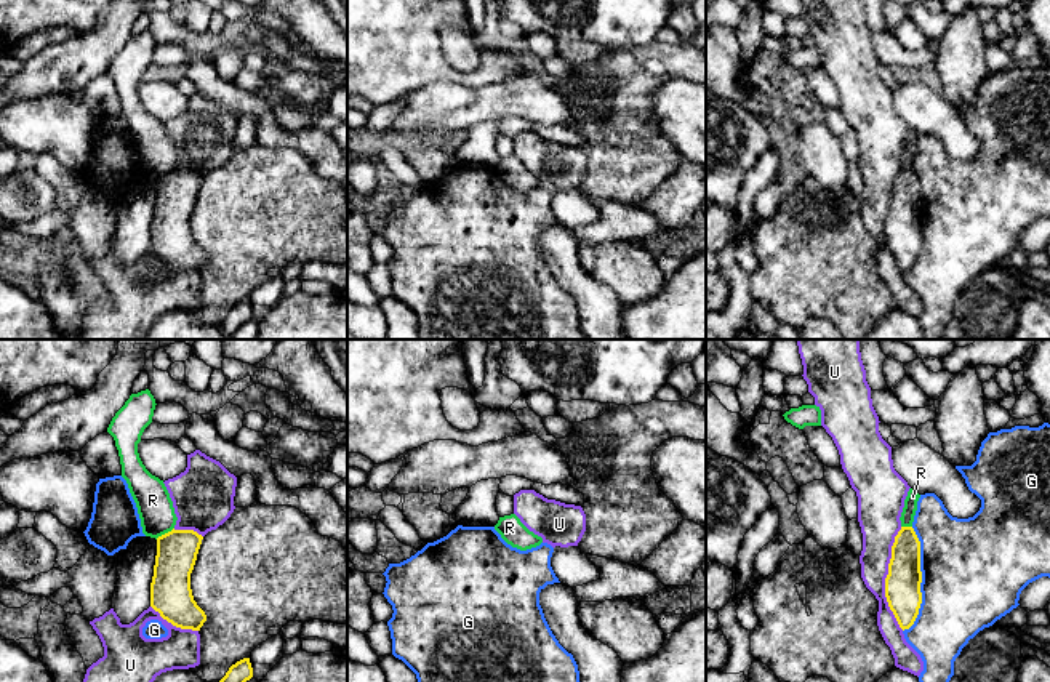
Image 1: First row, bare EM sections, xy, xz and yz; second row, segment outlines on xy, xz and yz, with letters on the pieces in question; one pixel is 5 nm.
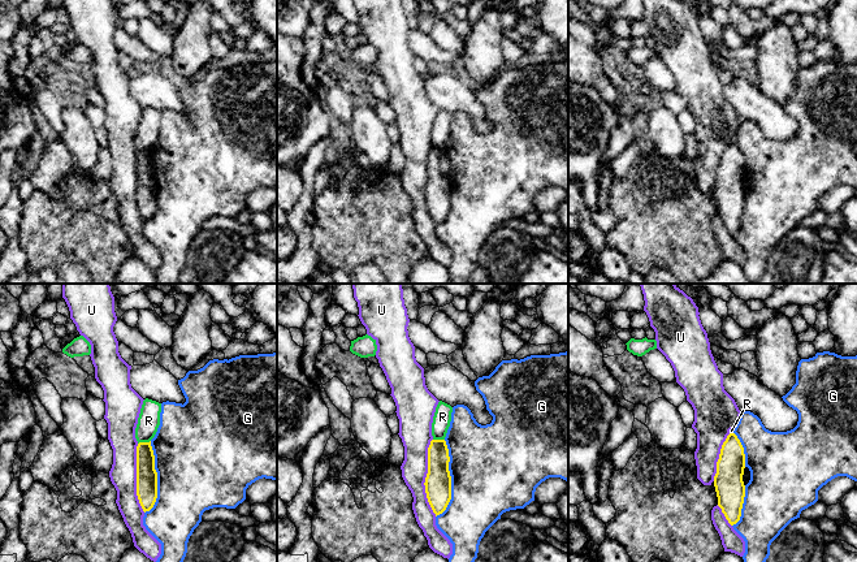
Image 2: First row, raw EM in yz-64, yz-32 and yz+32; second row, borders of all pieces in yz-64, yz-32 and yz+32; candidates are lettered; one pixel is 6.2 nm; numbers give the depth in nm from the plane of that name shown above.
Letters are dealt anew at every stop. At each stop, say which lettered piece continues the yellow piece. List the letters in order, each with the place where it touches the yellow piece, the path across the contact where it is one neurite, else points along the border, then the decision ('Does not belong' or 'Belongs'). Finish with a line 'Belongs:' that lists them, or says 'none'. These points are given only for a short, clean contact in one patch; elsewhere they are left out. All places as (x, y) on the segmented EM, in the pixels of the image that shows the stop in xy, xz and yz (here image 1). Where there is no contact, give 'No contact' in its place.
G: Touches yellow at yz (921, 580). Does not belong
R: Touches yellow at xy (165, 533). Boundary: xy (173, 527), (156, 538). Does not belong
U: Touches yellow at yz (885, 578). Does not belong
Belongs: none

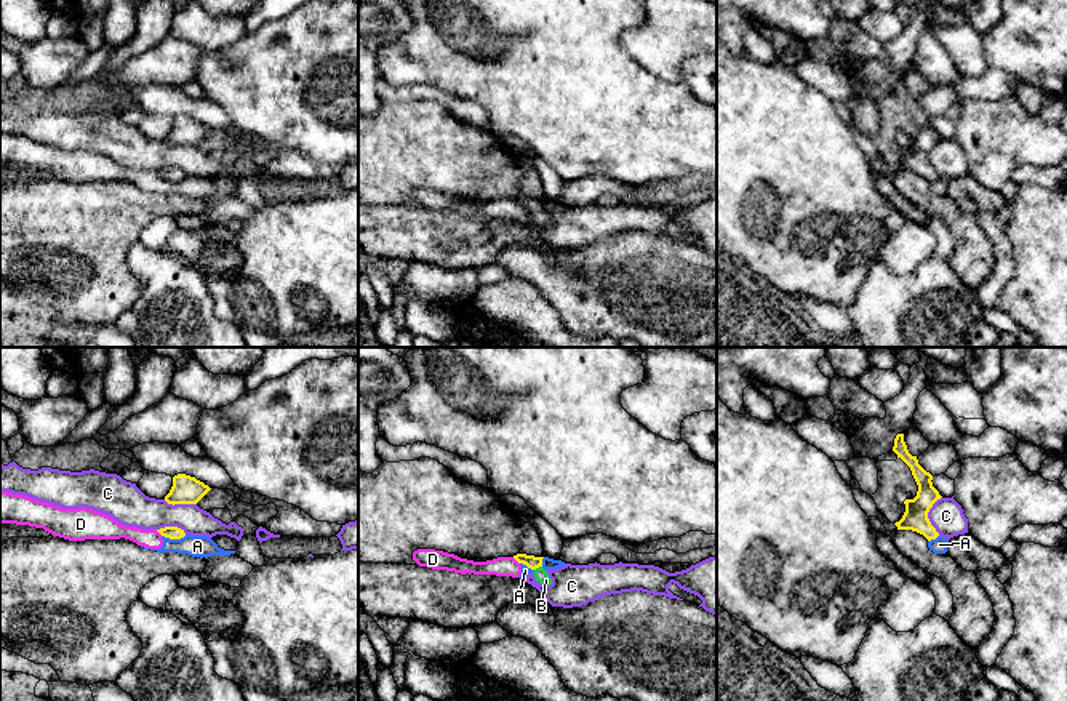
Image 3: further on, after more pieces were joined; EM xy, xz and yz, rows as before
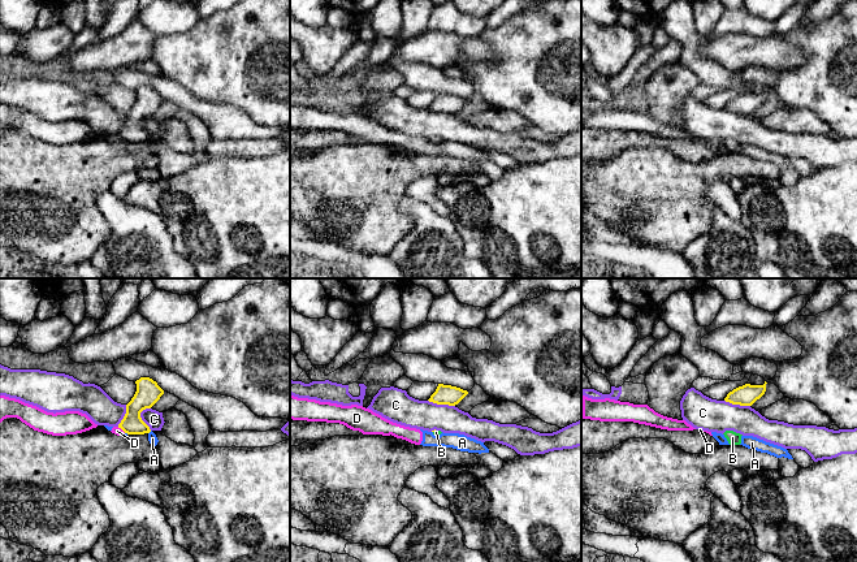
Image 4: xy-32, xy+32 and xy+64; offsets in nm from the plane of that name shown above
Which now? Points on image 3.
A: Touches yellow at xy (173, 538). Boundary: xy (186, 535), (179, 538), (162, 536). Does not belong
B: Touches yellow at xz (538, 567). Path across: xz (531, 562), (538, 567), (541, 575). Belongs
C: Touches yellow at yz (927, 516). Boundary: yz (941, 496), (928, 512), (928, 520), (938, 535). Does not belong
D: Touches yellow at xz (515, 559). Boundary: xz (512, 557), (519, 564). Does not belong
Belongs: B

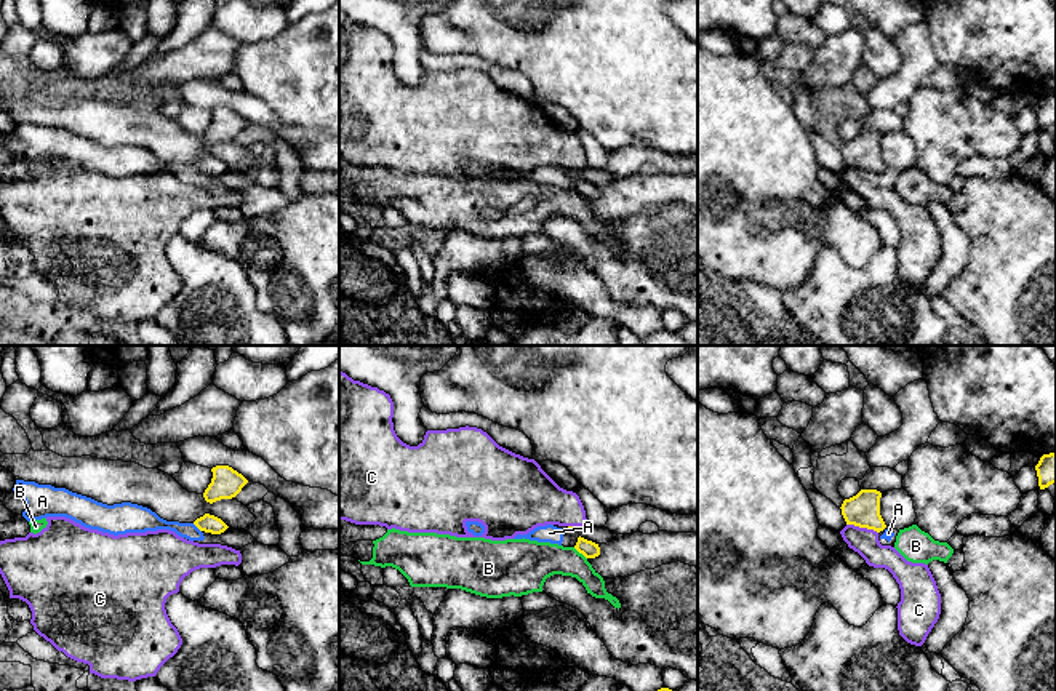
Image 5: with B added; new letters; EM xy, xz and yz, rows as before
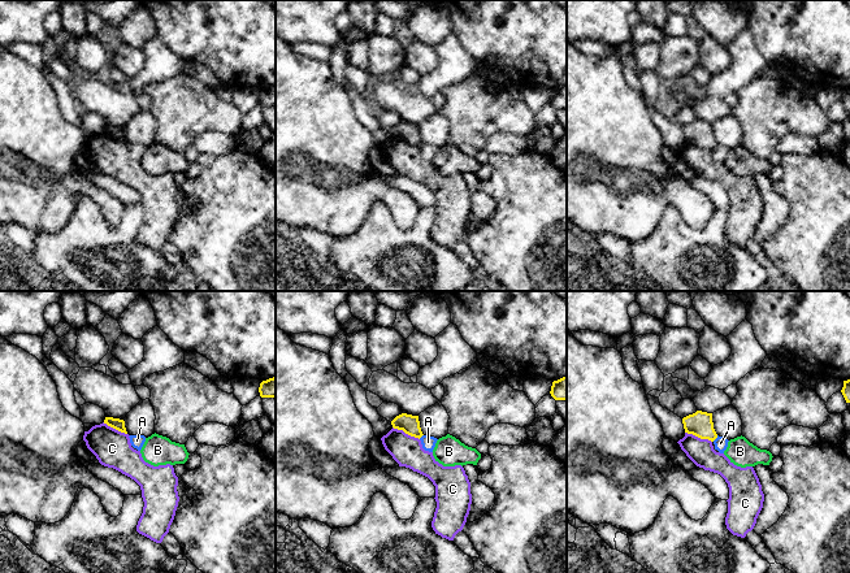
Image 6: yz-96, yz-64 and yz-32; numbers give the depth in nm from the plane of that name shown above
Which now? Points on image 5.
A: Touches yellow at xy (197, 527). Boundary: xy (192, 523), (200, 531). Does not belong
B: Touches yellow at xz (580, 552). Boundary: xz (573, 547), (586, 559). Does not belong
C: Touches yellow at yz (863, 527). Does not belong
Belongs: none

